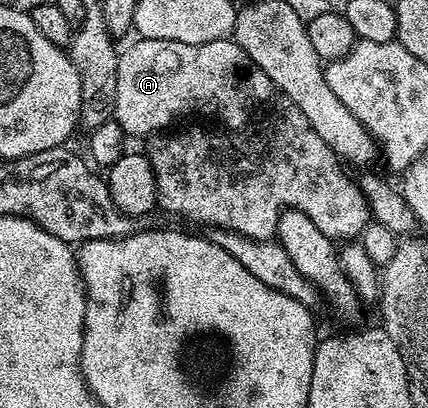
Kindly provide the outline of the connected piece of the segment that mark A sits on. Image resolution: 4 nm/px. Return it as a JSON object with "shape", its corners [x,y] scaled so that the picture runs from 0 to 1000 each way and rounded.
{"shape":[[[318,96],[308,118],[276,135],[273,216],[266,240],[264,294],[287,324],[306,333],[353,333],[435,284],[486,284],[514,294],[530,314],[558,314],[586,284],[603,255],[614,255],[638,233],[626,191],[589,157],[582,140],[537,96],[509,98],[460,115],[388,108],[381,98]]]}

